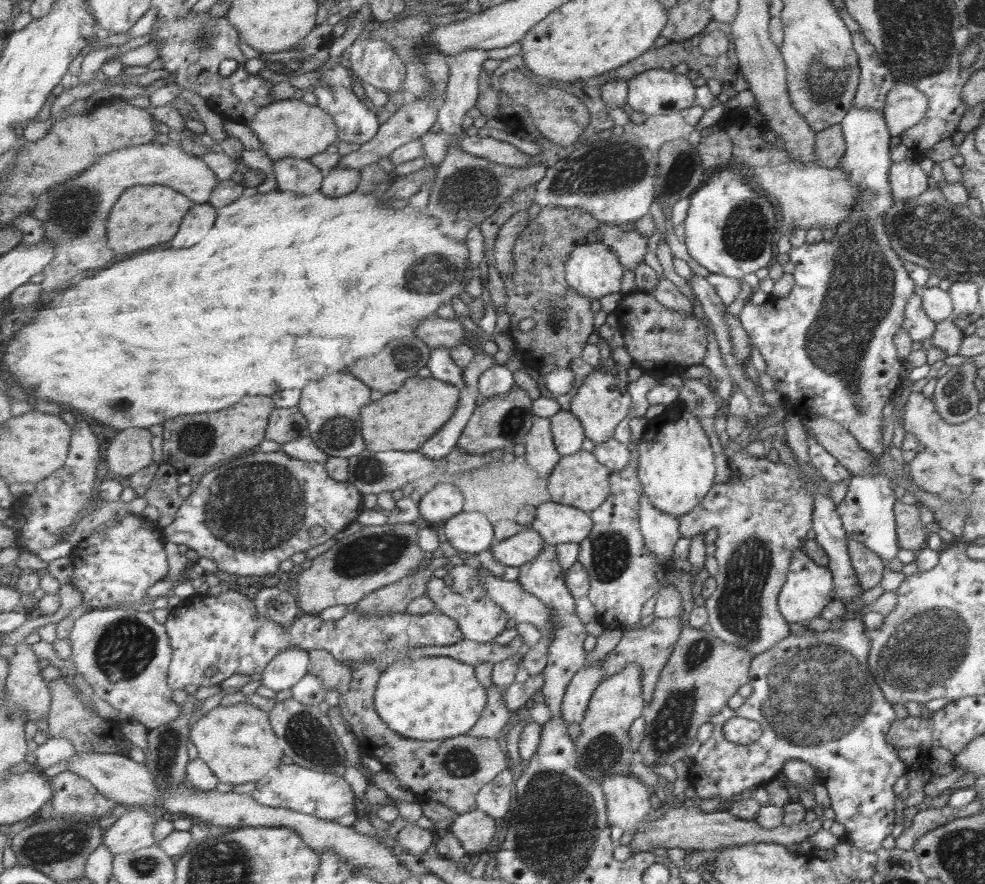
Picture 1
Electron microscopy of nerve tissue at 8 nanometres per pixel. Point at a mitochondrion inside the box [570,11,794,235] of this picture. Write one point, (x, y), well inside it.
(683, 164)

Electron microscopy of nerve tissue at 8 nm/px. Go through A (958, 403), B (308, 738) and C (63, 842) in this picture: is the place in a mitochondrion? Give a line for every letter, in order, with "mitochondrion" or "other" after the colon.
A: mitochondrion
B: mitochondrion
C: mitochondrion

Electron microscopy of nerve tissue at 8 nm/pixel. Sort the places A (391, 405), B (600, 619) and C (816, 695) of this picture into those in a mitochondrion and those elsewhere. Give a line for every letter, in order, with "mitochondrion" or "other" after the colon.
A: other
B: other
C: mitochondrion

